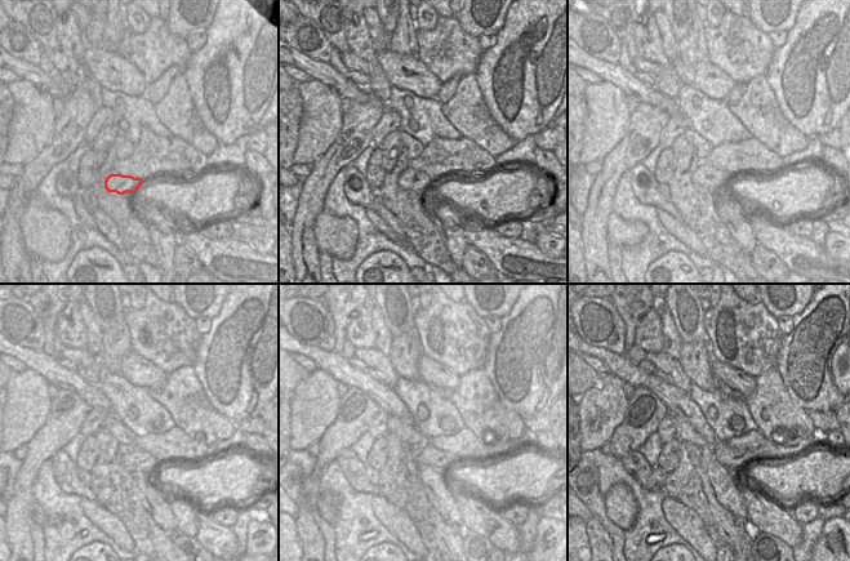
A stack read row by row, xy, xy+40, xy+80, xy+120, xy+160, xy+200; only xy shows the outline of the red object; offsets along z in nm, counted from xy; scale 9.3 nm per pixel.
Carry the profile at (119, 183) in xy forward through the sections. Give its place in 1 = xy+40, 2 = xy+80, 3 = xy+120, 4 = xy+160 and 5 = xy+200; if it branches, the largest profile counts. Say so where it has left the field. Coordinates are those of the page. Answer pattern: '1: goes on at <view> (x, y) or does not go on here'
1: goes on at xy+40 (410, 179)
2: goes on at xy+80 (708, 177)
3: goes on at xy+120 (136, 461)
4: goes on at xy+160 (427, 454)
5: goes on at xy+200 (729, 457)

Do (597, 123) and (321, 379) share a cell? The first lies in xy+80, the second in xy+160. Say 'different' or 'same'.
same

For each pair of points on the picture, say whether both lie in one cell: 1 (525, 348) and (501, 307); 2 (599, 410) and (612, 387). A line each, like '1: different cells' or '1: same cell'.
1: different cells
2: same cell

